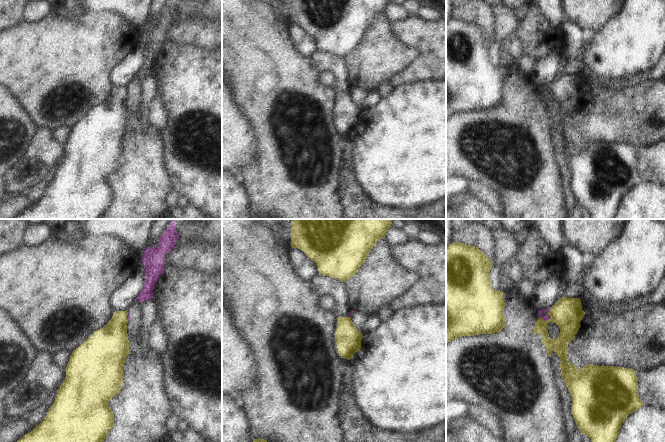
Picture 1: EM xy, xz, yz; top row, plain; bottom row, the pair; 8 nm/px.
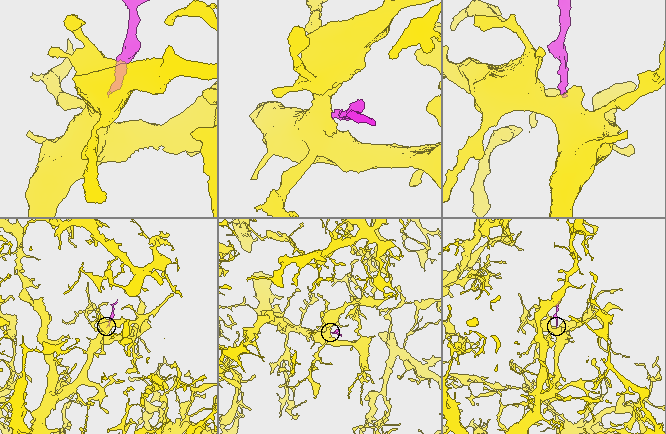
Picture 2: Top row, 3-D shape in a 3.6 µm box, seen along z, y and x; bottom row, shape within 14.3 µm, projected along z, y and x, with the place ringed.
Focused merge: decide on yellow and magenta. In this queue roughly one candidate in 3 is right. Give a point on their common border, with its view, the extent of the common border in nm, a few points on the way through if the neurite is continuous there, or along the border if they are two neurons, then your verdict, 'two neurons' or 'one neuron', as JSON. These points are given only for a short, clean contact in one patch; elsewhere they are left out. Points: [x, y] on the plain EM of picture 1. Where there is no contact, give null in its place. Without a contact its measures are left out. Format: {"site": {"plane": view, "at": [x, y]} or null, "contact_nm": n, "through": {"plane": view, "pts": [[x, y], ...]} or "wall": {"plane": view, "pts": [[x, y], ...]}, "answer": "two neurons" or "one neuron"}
{"site": {"plane": "yz", "at": [549, 95]}, "contact_nm": 120, "wall": {"plane": "yz", "pts": [[550, 85], [547, 89], [548, 95], [543, 96], [539, 93]]}, "answer": "two neurons"}

